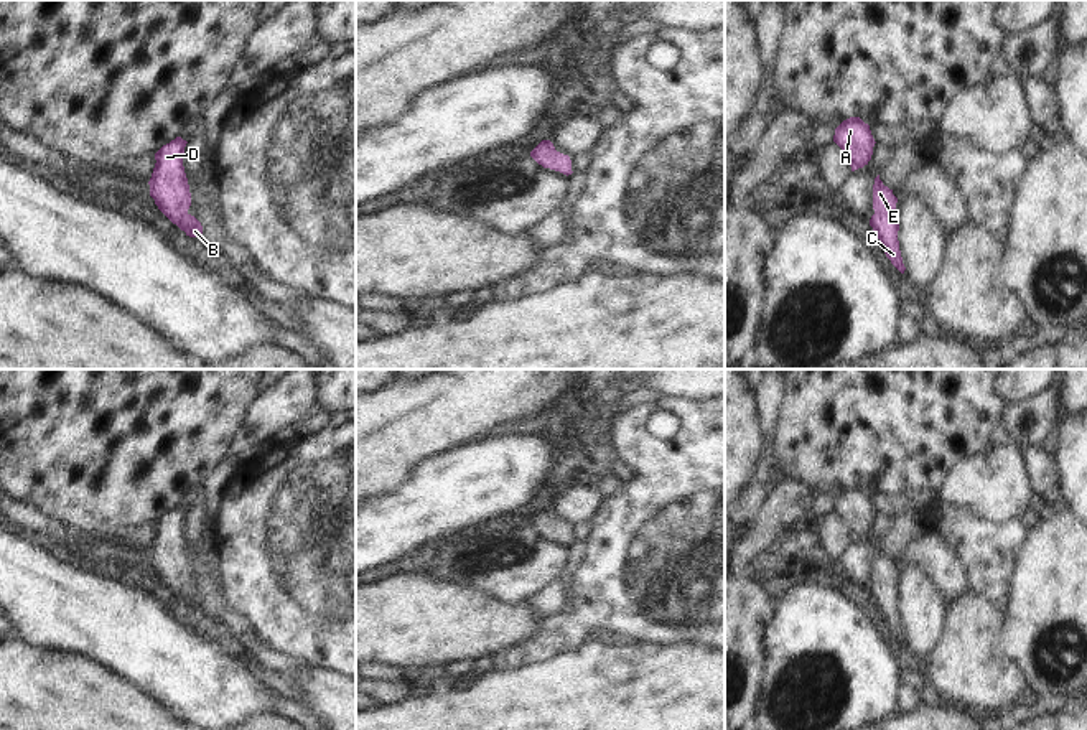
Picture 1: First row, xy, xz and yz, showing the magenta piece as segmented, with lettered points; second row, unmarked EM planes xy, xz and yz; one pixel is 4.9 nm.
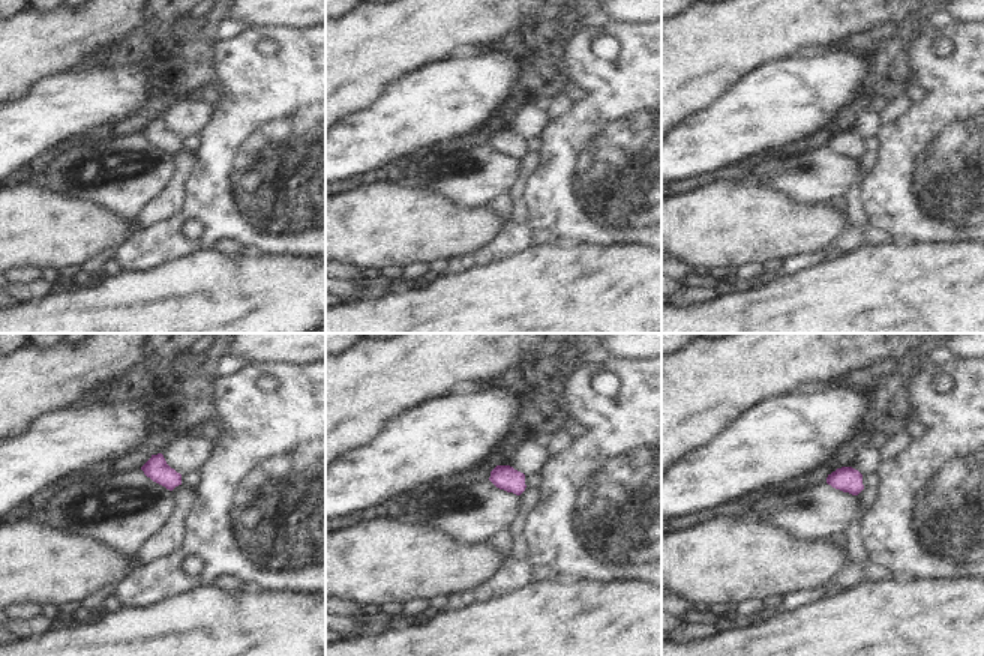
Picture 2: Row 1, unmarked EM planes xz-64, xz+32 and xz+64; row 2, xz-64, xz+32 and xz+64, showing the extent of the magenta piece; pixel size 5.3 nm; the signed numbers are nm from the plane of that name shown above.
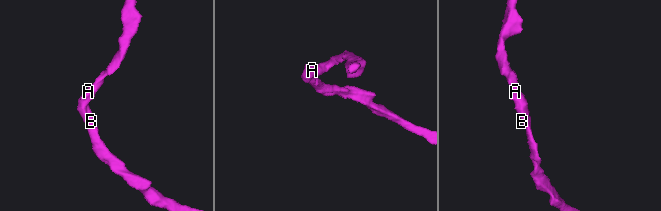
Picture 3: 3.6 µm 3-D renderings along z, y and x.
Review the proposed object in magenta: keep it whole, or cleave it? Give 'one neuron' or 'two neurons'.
one neuron

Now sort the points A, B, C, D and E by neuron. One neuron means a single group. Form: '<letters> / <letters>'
A B C D E

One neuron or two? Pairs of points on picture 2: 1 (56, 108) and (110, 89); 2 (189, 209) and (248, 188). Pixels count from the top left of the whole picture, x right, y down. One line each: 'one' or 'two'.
1: one
2: one

